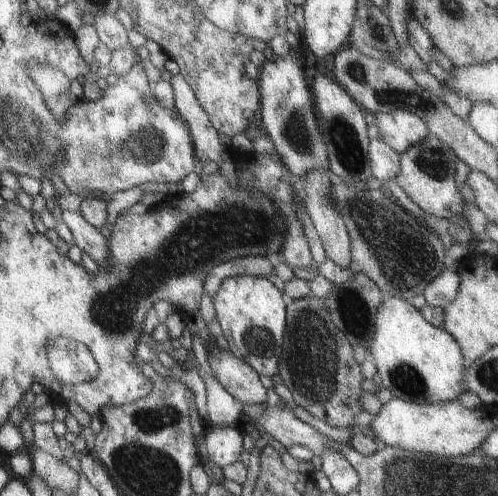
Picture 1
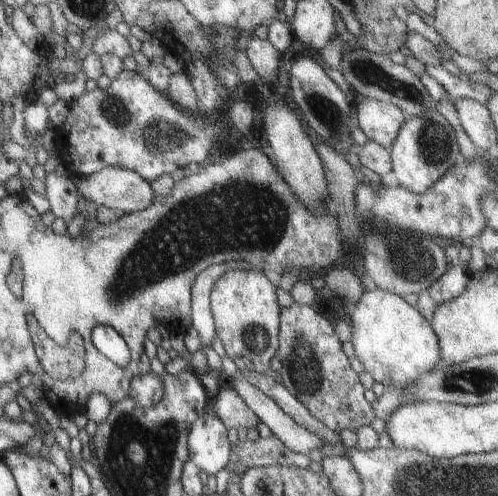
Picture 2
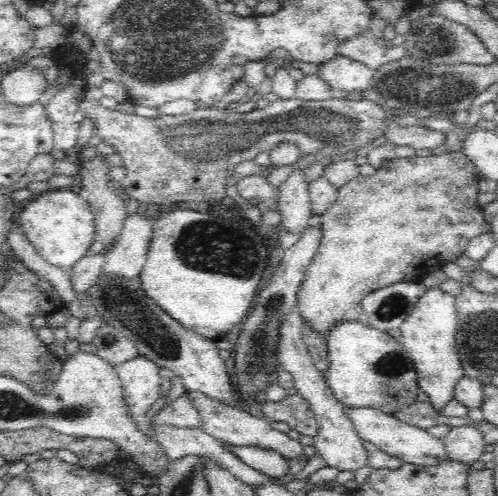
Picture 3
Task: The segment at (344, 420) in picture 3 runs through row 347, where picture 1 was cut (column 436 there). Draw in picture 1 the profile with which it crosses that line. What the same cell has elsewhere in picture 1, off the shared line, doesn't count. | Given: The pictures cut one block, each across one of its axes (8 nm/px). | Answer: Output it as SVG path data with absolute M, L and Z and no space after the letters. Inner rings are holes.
M447 266L447 270L443 270L429 286L423 288L425 304L437 306L443 310L449 302L455 300L457 290L459 290L459 282L461 282L461 278L459 278L455 266Z

